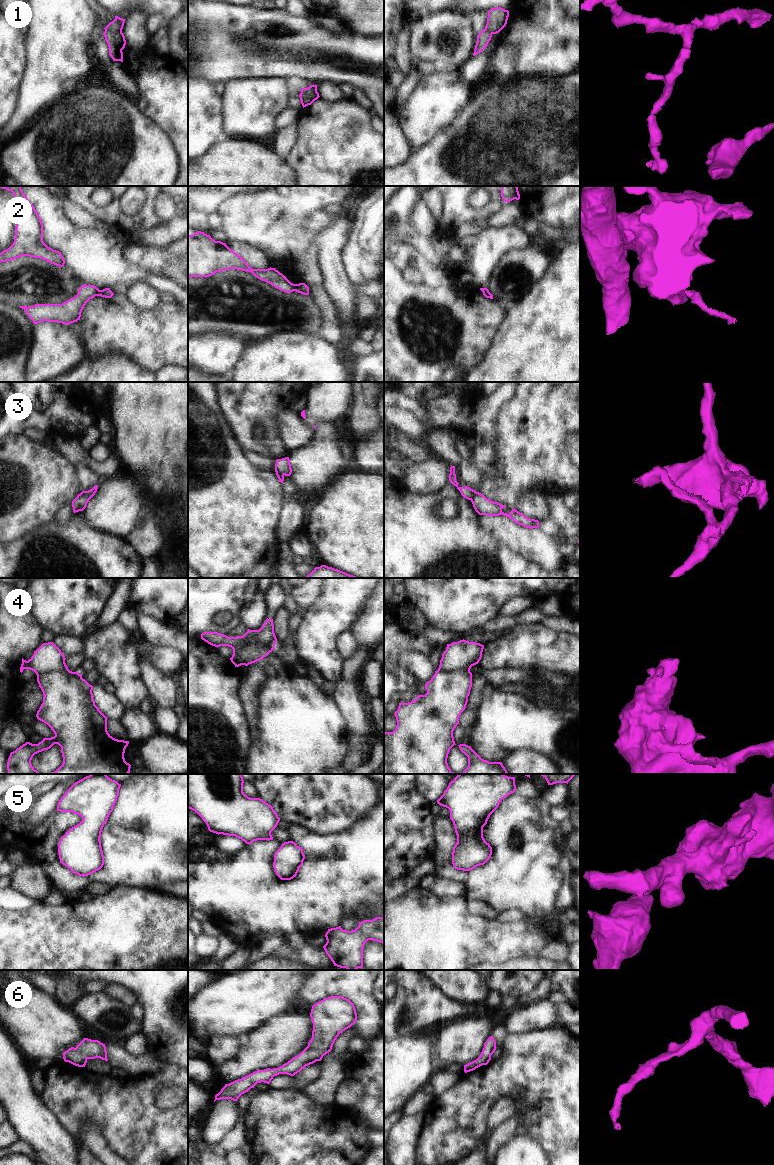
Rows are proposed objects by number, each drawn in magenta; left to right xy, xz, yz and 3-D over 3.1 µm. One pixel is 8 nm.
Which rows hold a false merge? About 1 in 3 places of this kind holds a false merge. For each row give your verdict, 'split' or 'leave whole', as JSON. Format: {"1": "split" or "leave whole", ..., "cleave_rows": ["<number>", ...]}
{"1": "split", "2": "split", "3": "split", "4": "split", "5": "leave whole", "6": "leave whole", "cleave_rows": ["1", "2", "3", "4"]}

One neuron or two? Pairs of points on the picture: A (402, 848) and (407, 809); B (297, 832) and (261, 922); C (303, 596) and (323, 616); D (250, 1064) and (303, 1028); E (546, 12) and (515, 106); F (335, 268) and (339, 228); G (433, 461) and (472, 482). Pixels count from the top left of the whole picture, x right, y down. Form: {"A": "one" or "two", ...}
{"A": "one", "B": "one", "C": "two", "D": "one", "E": "two", "F": "one", "G": "two"}

